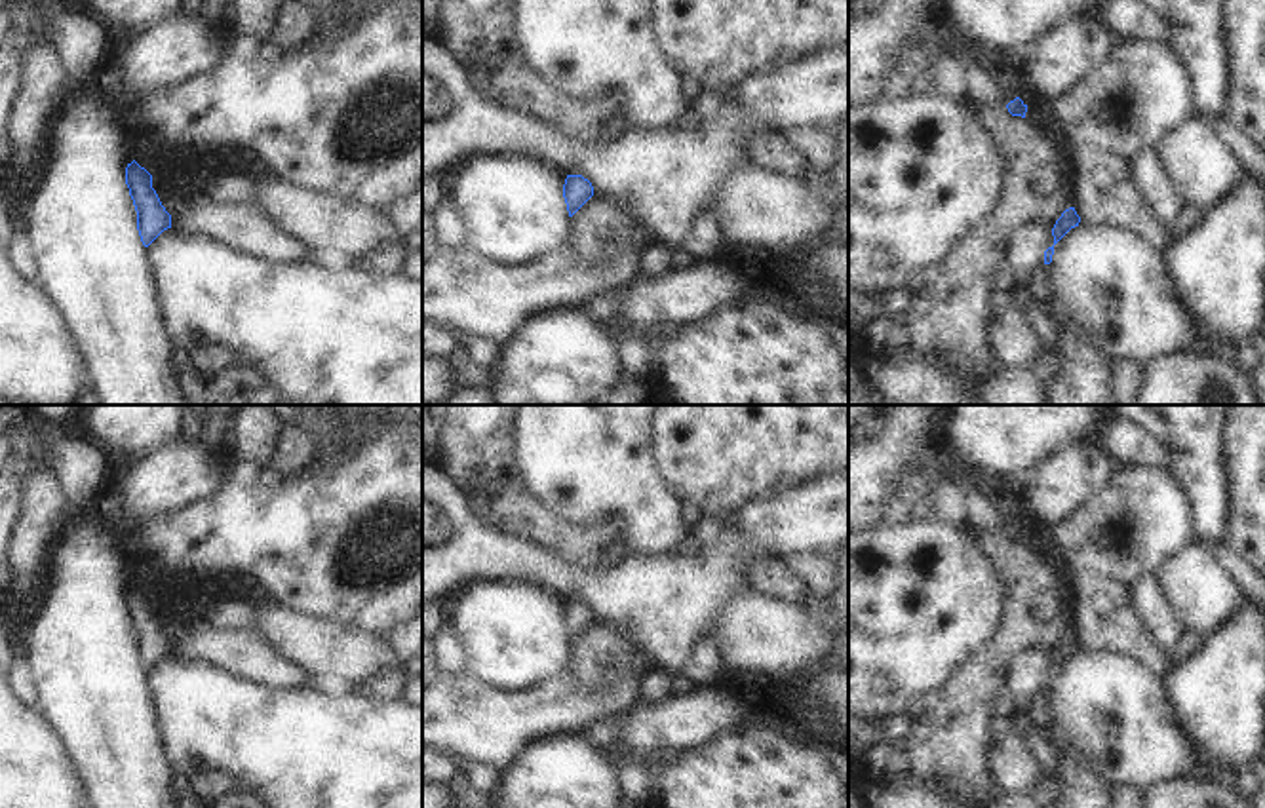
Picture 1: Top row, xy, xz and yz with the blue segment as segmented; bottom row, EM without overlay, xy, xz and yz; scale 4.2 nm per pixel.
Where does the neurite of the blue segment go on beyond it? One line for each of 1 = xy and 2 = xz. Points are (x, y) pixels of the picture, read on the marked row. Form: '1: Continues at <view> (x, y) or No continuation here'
1: No continuation here
2: No continuation here.

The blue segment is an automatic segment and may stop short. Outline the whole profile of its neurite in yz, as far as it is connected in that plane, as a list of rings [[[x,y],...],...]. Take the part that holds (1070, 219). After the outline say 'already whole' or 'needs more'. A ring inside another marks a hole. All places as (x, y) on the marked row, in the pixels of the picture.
[[[1069,207],[1061,213],[1052,228],[1054,245],[1075,226],[1079,226],[1080,217],[1077,215],[1075,207]]] | already whole

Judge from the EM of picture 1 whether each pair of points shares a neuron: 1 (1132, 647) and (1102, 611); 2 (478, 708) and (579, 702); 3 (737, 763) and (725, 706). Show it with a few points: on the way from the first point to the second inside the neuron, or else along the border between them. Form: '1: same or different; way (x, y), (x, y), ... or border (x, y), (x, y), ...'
1: same; way (1127, 637), (1109, 620)
2: same; way (503, 708), (554, 708)
3: different; border (742, 725), (689, 750)

